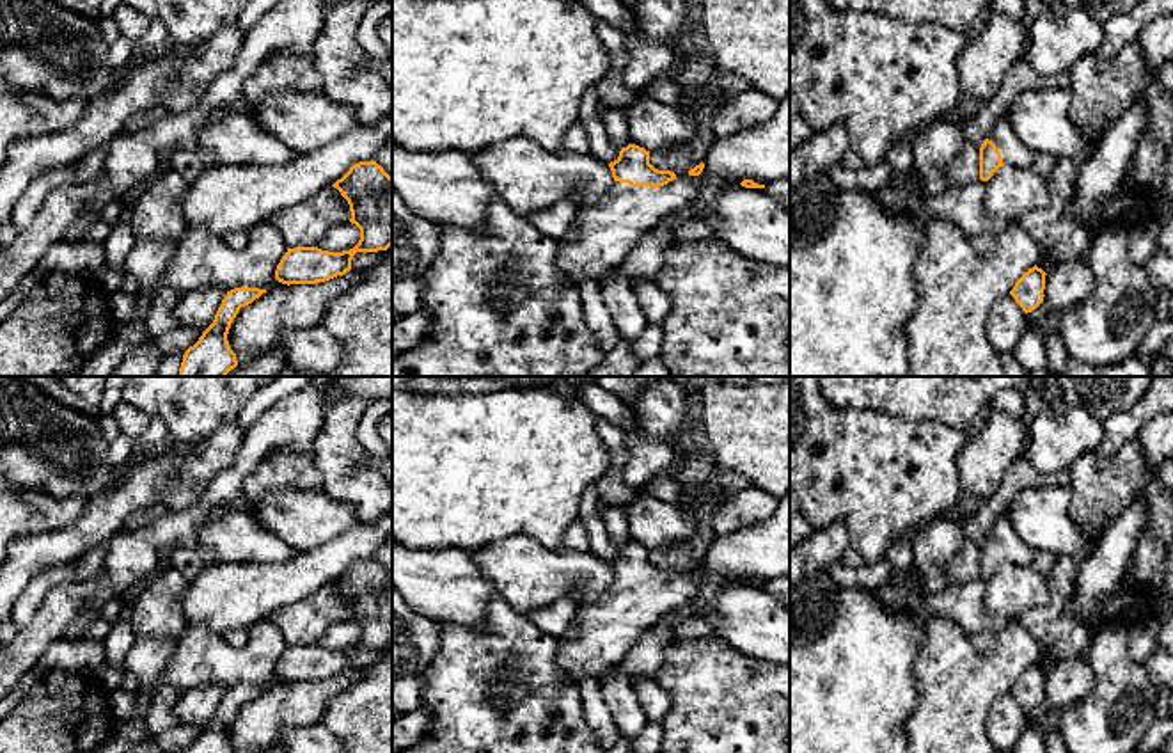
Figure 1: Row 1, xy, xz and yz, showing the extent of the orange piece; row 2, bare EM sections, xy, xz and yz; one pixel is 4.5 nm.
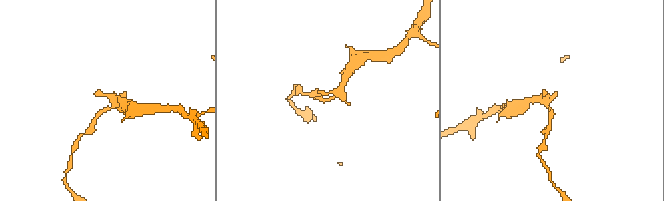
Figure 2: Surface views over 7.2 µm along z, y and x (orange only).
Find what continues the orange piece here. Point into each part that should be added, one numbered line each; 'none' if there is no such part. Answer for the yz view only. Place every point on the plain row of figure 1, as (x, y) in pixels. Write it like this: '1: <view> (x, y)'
1: yz (1012, 547)

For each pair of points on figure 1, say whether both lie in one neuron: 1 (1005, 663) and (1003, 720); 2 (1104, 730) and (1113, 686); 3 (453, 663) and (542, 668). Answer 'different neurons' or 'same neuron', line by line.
1: different neurons
2: same neuron
3: same neuron

